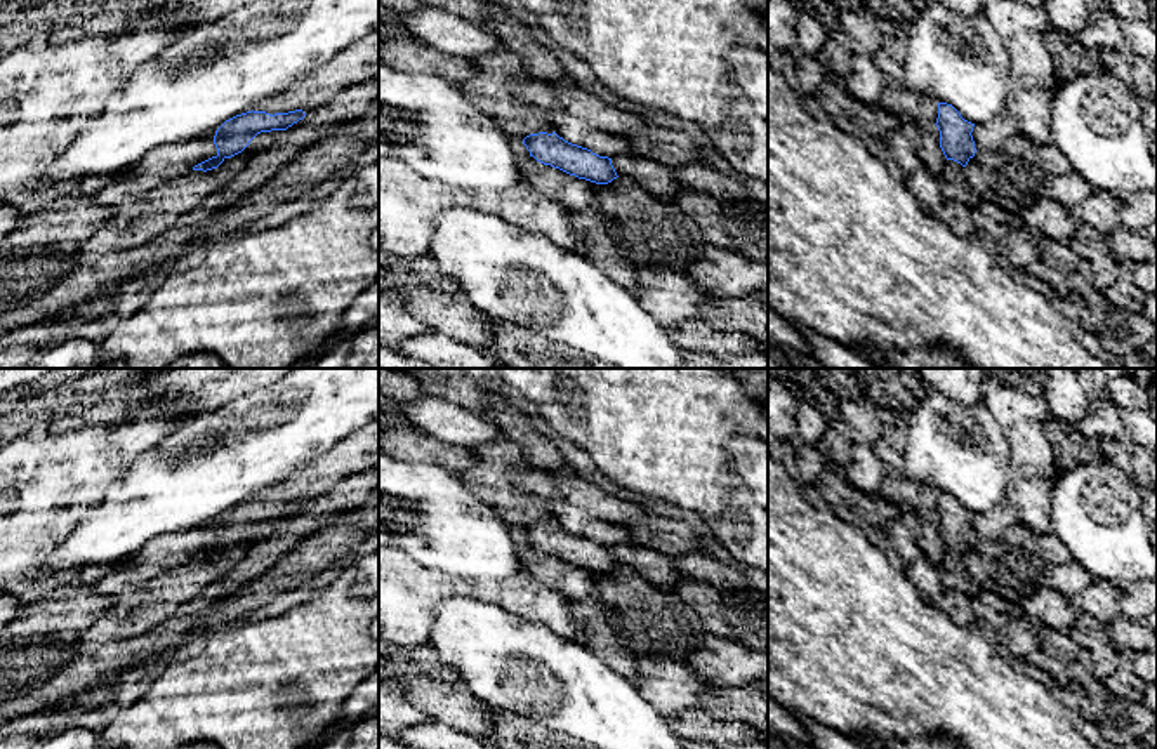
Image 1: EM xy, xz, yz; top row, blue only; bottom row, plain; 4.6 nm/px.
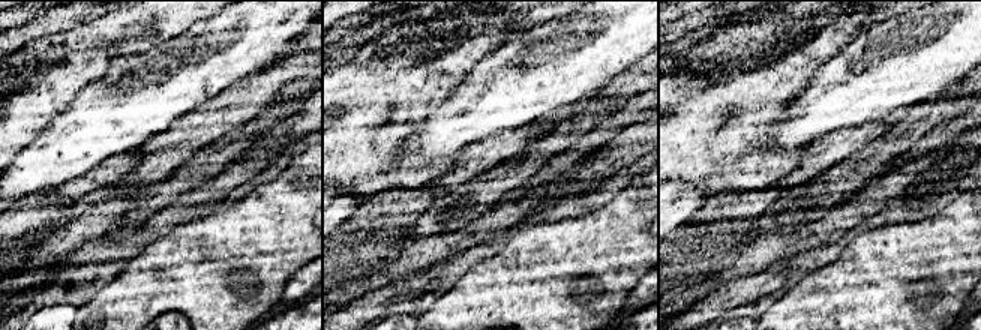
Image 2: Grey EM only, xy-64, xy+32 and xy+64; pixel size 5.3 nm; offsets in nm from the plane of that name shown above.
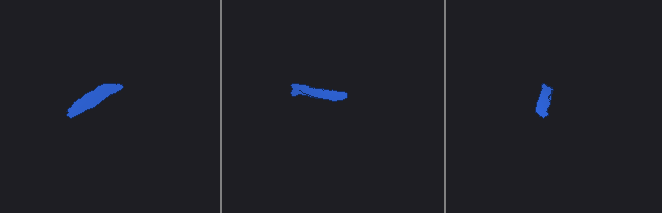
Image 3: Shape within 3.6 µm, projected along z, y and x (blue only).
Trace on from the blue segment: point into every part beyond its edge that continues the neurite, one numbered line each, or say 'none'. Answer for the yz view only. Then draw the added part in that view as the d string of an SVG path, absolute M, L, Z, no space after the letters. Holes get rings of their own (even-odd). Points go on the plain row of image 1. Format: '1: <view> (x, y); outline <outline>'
none

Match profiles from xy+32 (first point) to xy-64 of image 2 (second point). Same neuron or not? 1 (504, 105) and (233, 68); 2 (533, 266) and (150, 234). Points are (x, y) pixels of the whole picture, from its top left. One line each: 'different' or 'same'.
1: same
2: different

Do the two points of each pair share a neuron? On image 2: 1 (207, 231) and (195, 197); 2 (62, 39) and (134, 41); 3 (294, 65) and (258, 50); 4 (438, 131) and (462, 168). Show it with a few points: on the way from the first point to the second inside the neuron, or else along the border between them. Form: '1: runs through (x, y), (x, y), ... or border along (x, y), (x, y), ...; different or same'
1: border along (194, 216), (177, 224), (164, 236); different
2: runs through (80, 38), (116, 38); same
3: border along (294, 50), (255, 74); different
4: border along (488, 135), (467, 144), (456, 155); different

